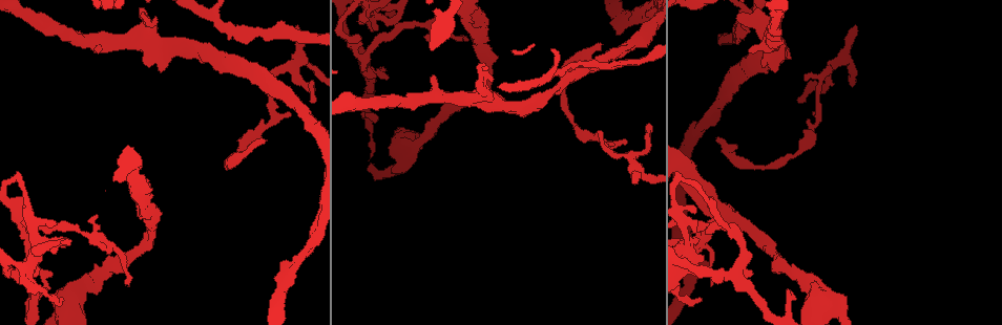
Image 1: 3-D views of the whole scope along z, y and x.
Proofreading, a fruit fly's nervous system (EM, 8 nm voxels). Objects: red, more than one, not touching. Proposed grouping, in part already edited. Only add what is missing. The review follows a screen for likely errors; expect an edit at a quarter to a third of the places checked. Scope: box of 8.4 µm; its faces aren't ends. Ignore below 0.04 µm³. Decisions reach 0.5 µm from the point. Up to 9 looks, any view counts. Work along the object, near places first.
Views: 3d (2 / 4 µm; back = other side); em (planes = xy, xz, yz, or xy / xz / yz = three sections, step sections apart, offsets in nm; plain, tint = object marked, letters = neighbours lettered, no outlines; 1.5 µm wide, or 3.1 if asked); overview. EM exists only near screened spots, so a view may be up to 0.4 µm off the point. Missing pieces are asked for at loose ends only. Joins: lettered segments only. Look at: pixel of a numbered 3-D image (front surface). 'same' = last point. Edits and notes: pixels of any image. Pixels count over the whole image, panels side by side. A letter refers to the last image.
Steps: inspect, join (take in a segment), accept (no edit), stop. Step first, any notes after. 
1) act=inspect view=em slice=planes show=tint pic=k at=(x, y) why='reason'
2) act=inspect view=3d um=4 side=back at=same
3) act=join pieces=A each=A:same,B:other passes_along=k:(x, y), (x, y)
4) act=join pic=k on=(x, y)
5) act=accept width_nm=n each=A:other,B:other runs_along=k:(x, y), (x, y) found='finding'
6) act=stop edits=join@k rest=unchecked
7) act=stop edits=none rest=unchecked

act=inspect view=3d um=2 side=back pic=1 at=(264, 142) why='thin end'

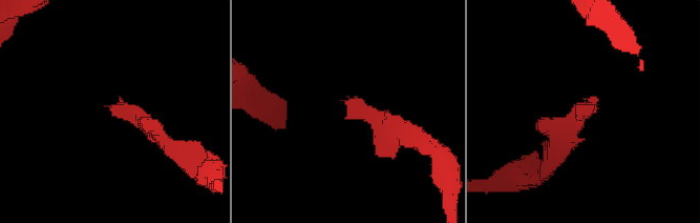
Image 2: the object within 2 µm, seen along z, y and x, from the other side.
act=inspect view=em slice=yz step=4 show=tint pic=2 at=(593, 104) why='now the EM'

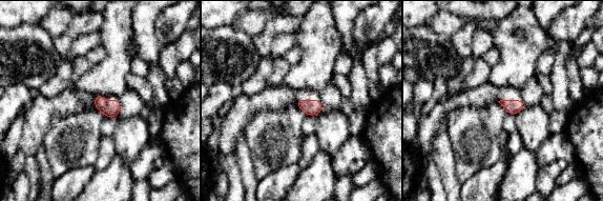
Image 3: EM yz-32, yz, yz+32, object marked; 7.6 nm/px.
act=inspect view=em slice=planes show=letters at=same

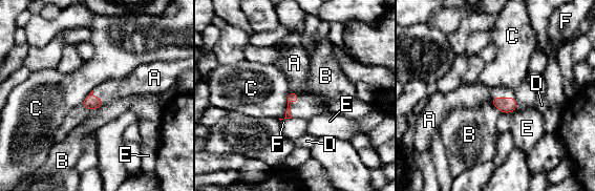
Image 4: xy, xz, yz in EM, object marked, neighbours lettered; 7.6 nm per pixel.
act=join pic=4 on=(307, 105) each=A:same,B:other,C:other,D:other,E:other,F:other passes_along=4:(292, 98), (290, 105), (307, 105) found='it goes on there'

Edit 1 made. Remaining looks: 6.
act=inspect view=overview why='redraw'

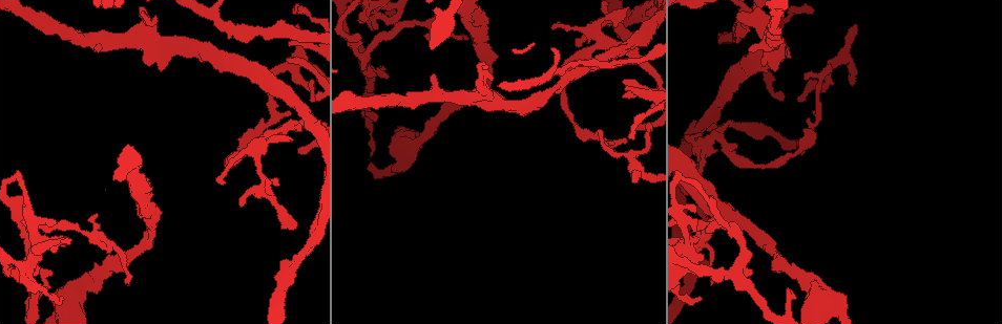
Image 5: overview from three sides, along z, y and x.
act=inspect view=em slice=planes show=tint pic=5 at=(699, 300) why='free end'

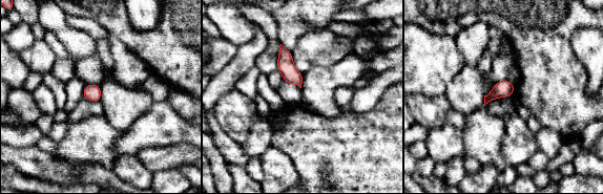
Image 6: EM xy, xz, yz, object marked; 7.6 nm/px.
act=inspect view=em slice=planes show=letters at=same

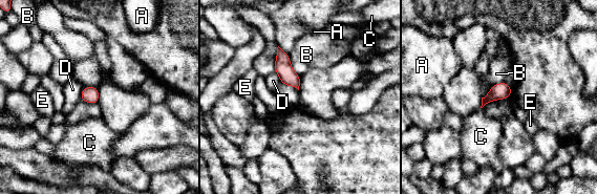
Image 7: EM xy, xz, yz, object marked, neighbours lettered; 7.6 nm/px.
act=accept each=A:other,B:other,C:other,D:other,E:other found='none of them fits'

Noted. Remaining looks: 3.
act=inspect view=em slice=planes show=plain pic=5 at=(280, 270) why='branch stops here'

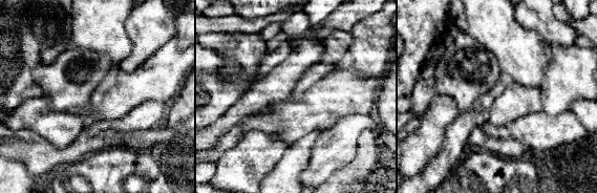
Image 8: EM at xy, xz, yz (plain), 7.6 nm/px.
act=inspect view=em slice=planes show=letters at=same

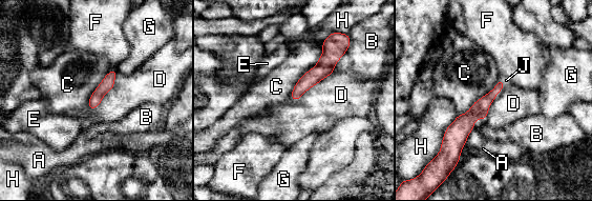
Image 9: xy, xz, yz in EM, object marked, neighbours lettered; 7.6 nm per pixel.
act=join pic=9 on=(507, 83) each=A:other,B:other,C:other,D:other,E:other,F:other,G:other,H:other,J:same passes_along=9:(480, 108), (503, 87), (507, 83) found='it goes on there'

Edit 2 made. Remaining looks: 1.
act=stop edits=join@4,join@9 rest=unchecked

